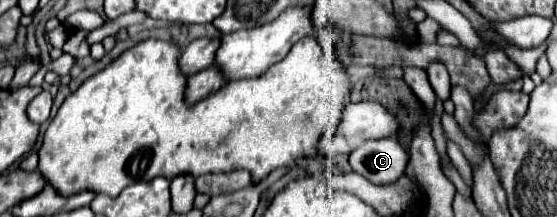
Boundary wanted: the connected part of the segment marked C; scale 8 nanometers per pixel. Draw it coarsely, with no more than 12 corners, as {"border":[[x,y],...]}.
{"border":[[395,138],[365,140],[349,156],[373,184],[403,176],[407,152]]}

